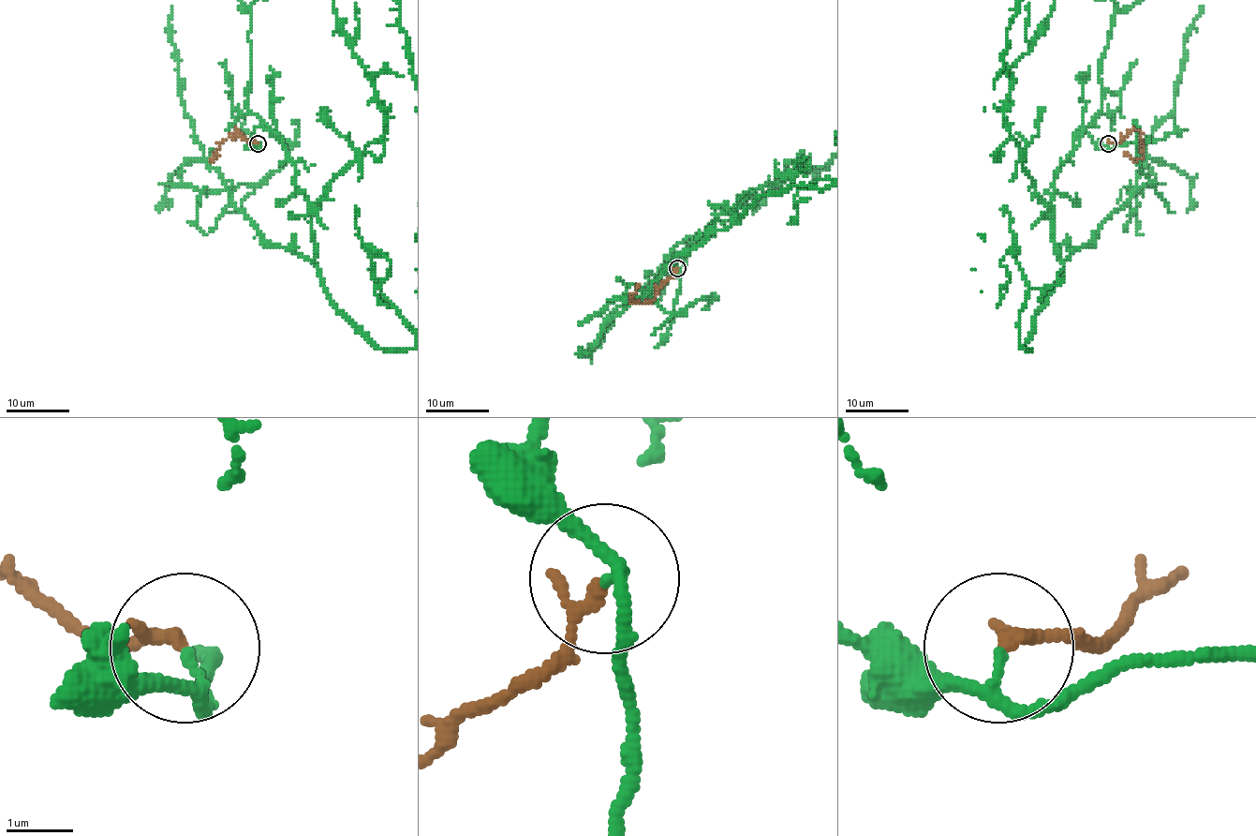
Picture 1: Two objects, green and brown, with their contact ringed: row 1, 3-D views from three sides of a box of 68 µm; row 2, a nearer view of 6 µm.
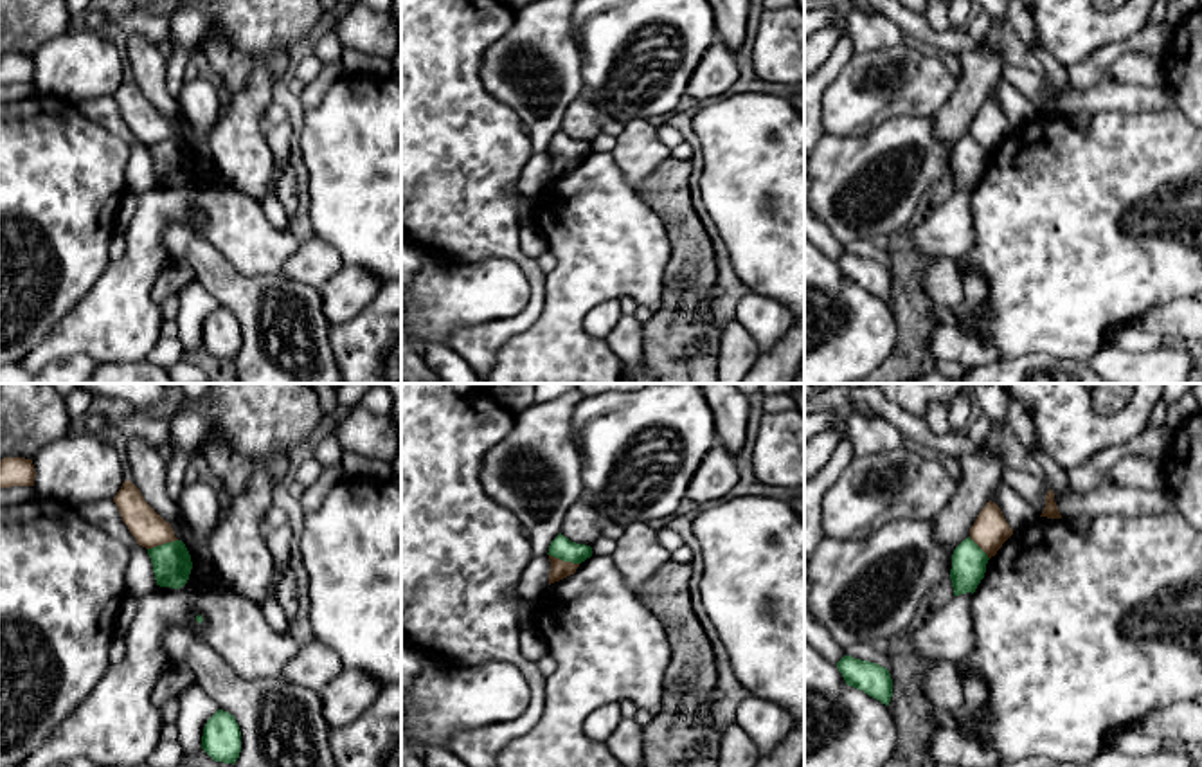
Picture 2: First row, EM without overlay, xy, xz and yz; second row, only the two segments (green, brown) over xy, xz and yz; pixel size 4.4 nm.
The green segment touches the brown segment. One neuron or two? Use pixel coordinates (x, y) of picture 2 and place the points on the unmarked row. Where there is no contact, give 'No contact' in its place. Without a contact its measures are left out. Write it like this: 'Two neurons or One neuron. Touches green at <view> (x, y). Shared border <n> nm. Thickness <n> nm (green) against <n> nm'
Two neurons. Touches green at xy (162, 141). Shared border 140 nm. Thickness 180 nm (green) against 160 nm

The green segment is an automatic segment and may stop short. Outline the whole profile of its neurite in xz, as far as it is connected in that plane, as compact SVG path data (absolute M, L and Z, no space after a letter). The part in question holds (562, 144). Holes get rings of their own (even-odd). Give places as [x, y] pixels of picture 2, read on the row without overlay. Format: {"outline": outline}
{"outline": "M561 130L551 139L549 149L563 158L581 160L592 153L592 144L585 140L570 139Z"}

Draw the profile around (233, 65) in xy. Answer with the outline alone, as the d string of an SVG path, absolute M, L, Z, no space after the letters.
M218 31L207 38L200 52L207 58L212 72L234 94L243 88L256 63L245 52L232 47Z

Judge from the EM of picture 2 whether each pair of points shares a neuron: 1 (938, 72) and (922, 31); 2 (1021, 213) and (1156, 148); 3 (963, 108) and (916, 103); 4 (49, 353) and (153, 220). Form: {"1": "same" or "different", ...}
{"1": "different", "2": "same", "3": "different", "4": "same"}

